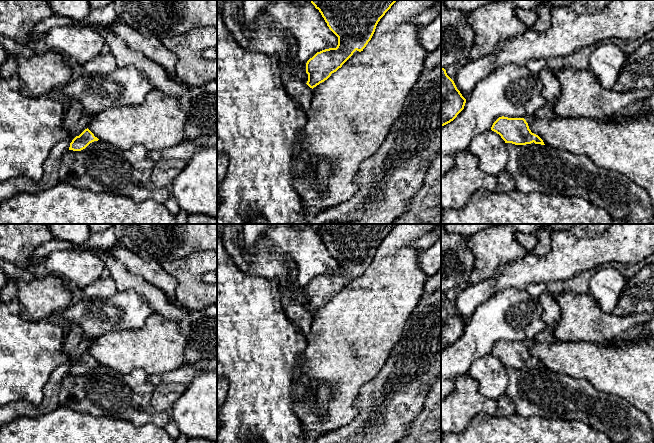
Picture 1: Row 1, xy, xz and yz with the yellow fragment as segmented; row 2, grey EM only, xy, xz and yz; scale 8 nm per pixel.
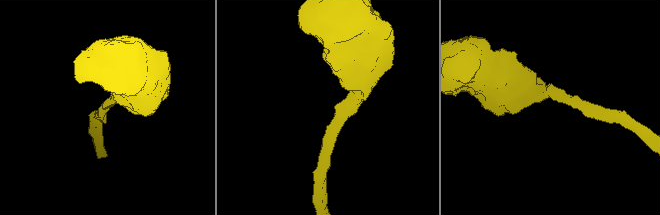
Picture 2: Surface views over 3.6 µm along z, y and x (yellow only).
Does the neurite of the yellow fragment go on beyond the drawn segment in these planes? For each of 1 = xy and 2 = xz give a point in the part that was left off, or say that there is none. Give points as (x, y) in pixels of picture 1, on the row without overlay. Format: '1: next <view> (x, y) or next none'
1: next none
2: next none

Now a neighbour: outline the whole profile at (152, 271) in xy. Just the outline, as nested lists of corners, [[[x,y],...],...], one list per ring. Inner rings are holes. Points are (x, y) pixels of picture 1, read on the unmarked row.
[[[122,245],[107,250],[130,273],[142,277],[151,285],[164,291],[172,302],[178,303],[175,295],[177,280],[163,269],[161,263],[153,260],[146,261]]]

